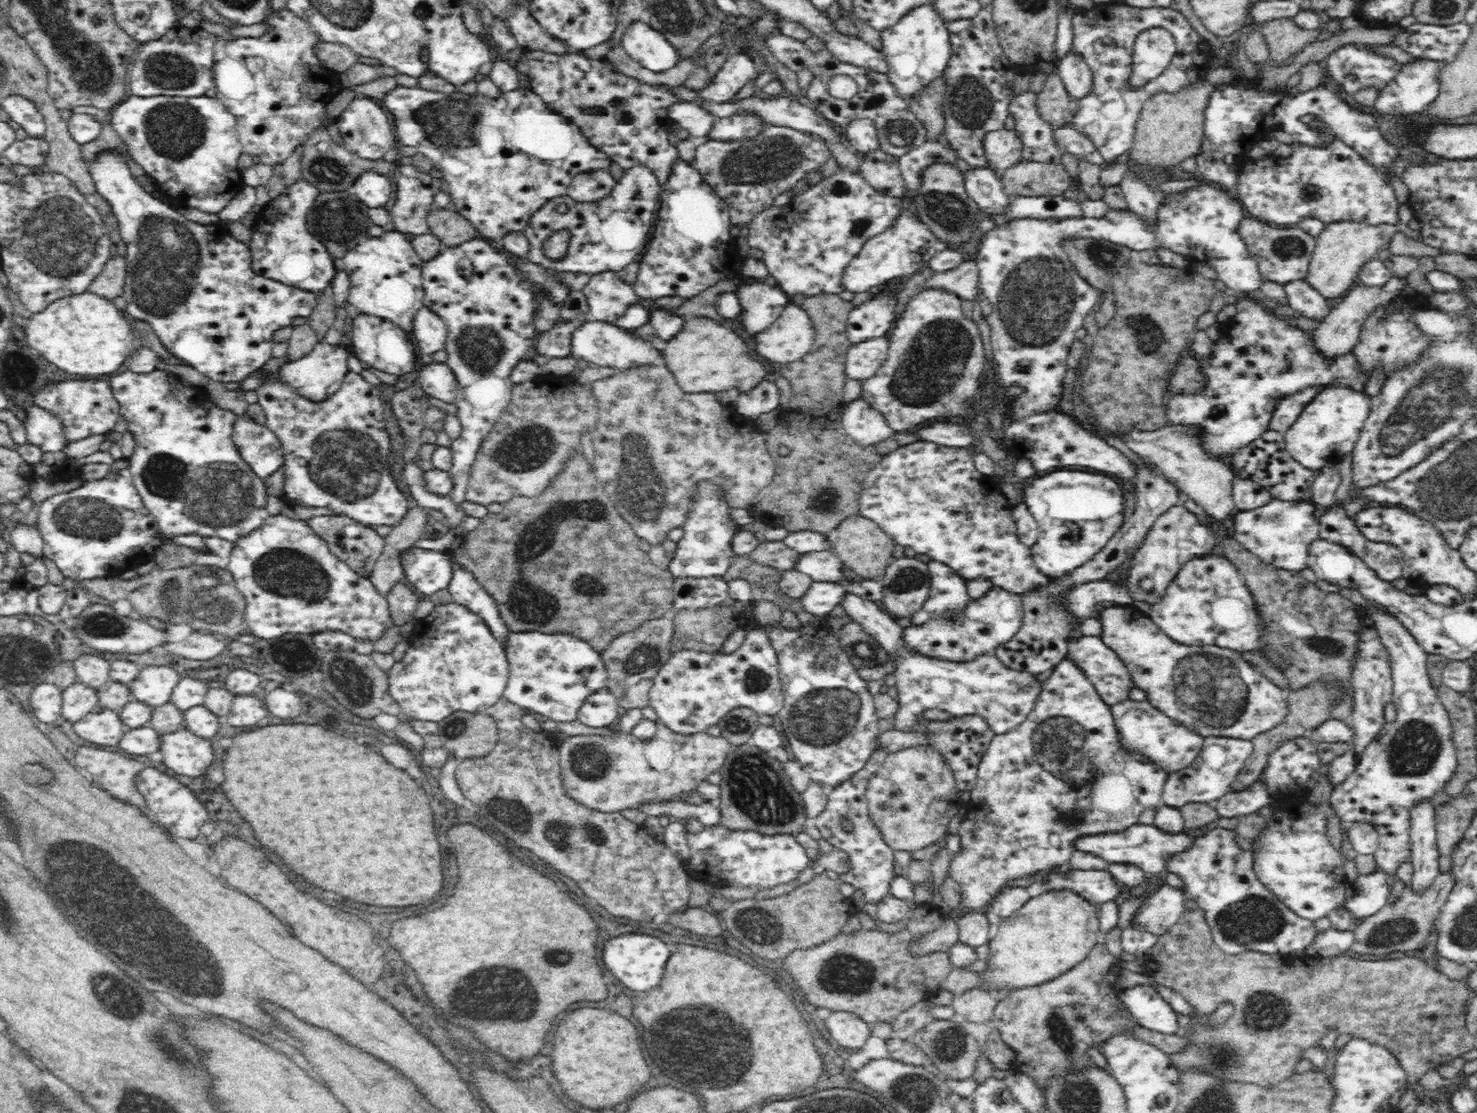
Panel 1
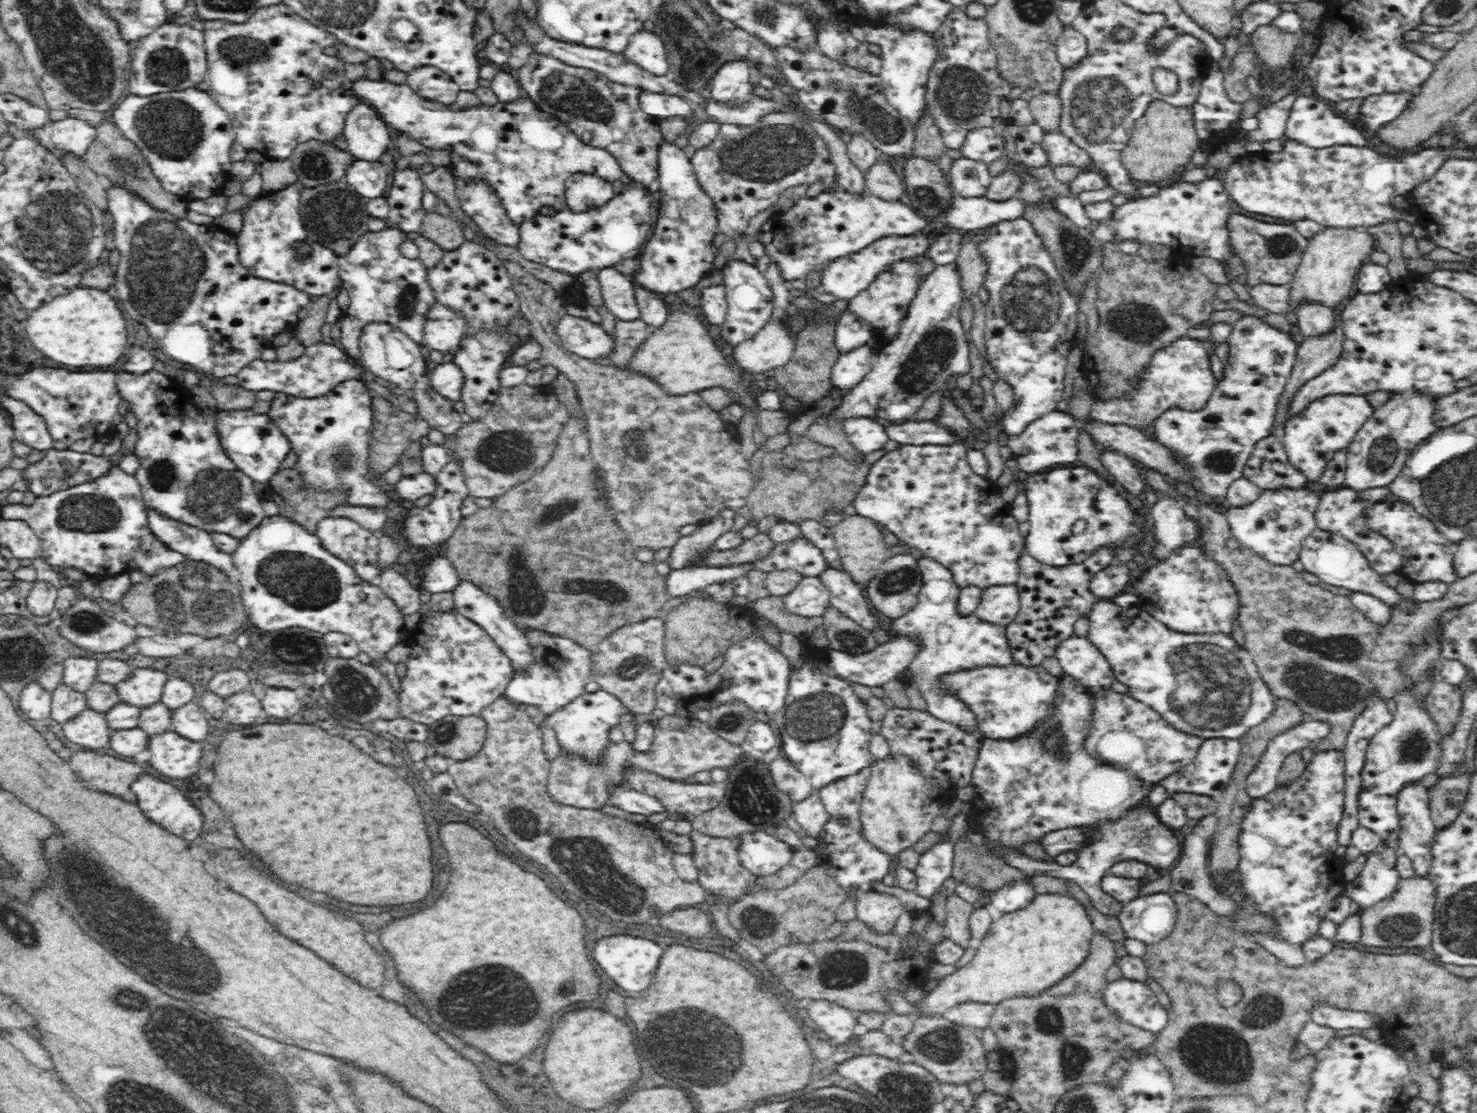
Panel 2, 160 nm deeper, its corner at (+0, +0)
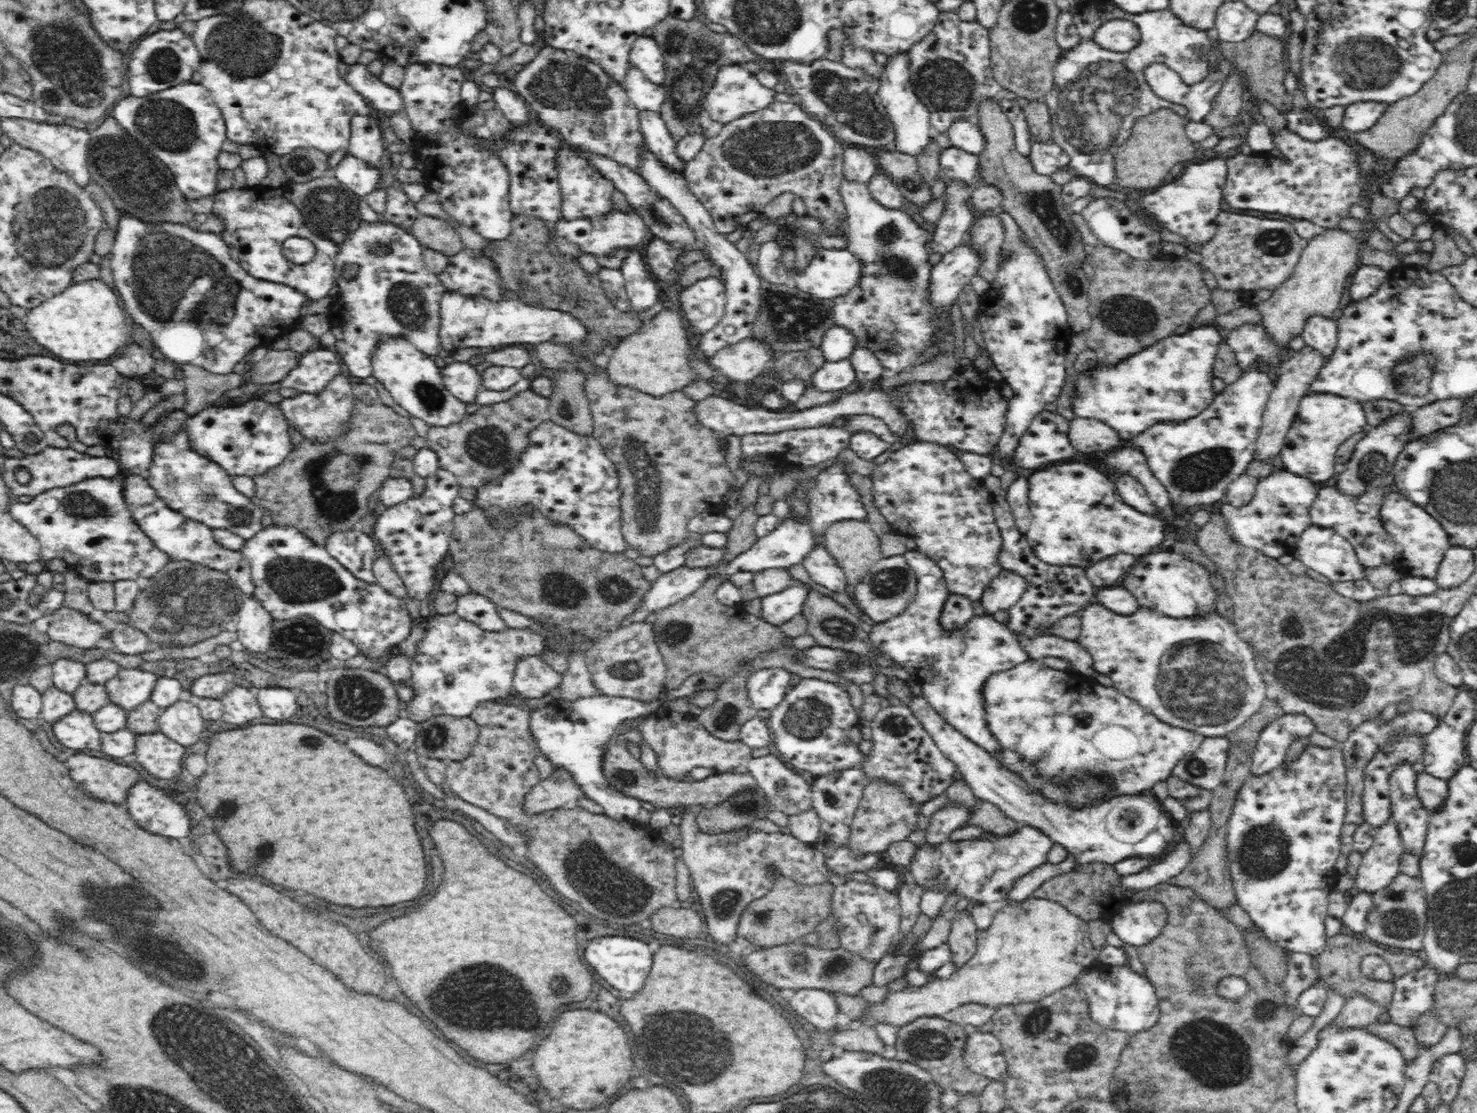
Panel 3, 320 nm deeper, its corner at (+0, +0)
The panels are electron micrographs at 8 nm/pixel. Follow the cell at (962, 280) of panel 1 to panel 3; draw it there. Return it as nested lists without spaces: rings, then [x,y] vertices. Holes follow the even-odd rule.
[[[996,213],[975,219],[967,238],[969,247],[981,258],[978,276],[991,284],[996,278],[999,250],[1004,238],[1004,231]]]

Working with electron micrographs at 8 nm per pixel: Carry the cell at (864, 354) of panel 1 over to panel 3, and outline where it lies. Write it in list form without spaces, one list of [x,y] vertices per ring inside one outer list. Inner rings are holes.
[[[851,358],[838,360],[838,362],[826,362],[812,378],[812,386],[820,391],[836,391],[852,386],[858,380],[856,369],[852,365]]]

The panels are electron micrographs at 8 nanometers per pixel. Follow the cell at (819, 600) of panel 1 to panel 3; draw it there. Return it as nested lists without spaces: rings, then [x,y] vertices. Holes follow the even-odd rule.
[[[794,581],[786,590],[762,597],[761,618],[780,626],[794,615],[802,613],[810,590],[813,589],[807,583]]]

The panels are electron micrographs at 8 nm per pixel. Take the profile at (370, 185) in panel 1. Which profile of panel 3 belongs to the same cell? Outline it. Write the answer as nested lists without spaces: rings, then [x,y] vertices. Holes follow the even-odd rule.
[[[349,153],[340,160],[331,175],[359,197],[372,194],[376,189],[383,187],[380,170],[364,160],[354,158]]]

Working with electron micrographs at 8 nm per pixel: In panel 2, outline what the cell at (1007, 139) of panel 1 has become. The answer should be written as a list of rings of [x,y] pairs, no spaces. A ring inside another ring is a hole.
[[[990,127],[975,128],[966,136],[966,142],[964,142],[961,153],[964,157],[984,164],[992,164],[992,162],[1002,158],[1004,144],[1006,142],[999,129]]]

